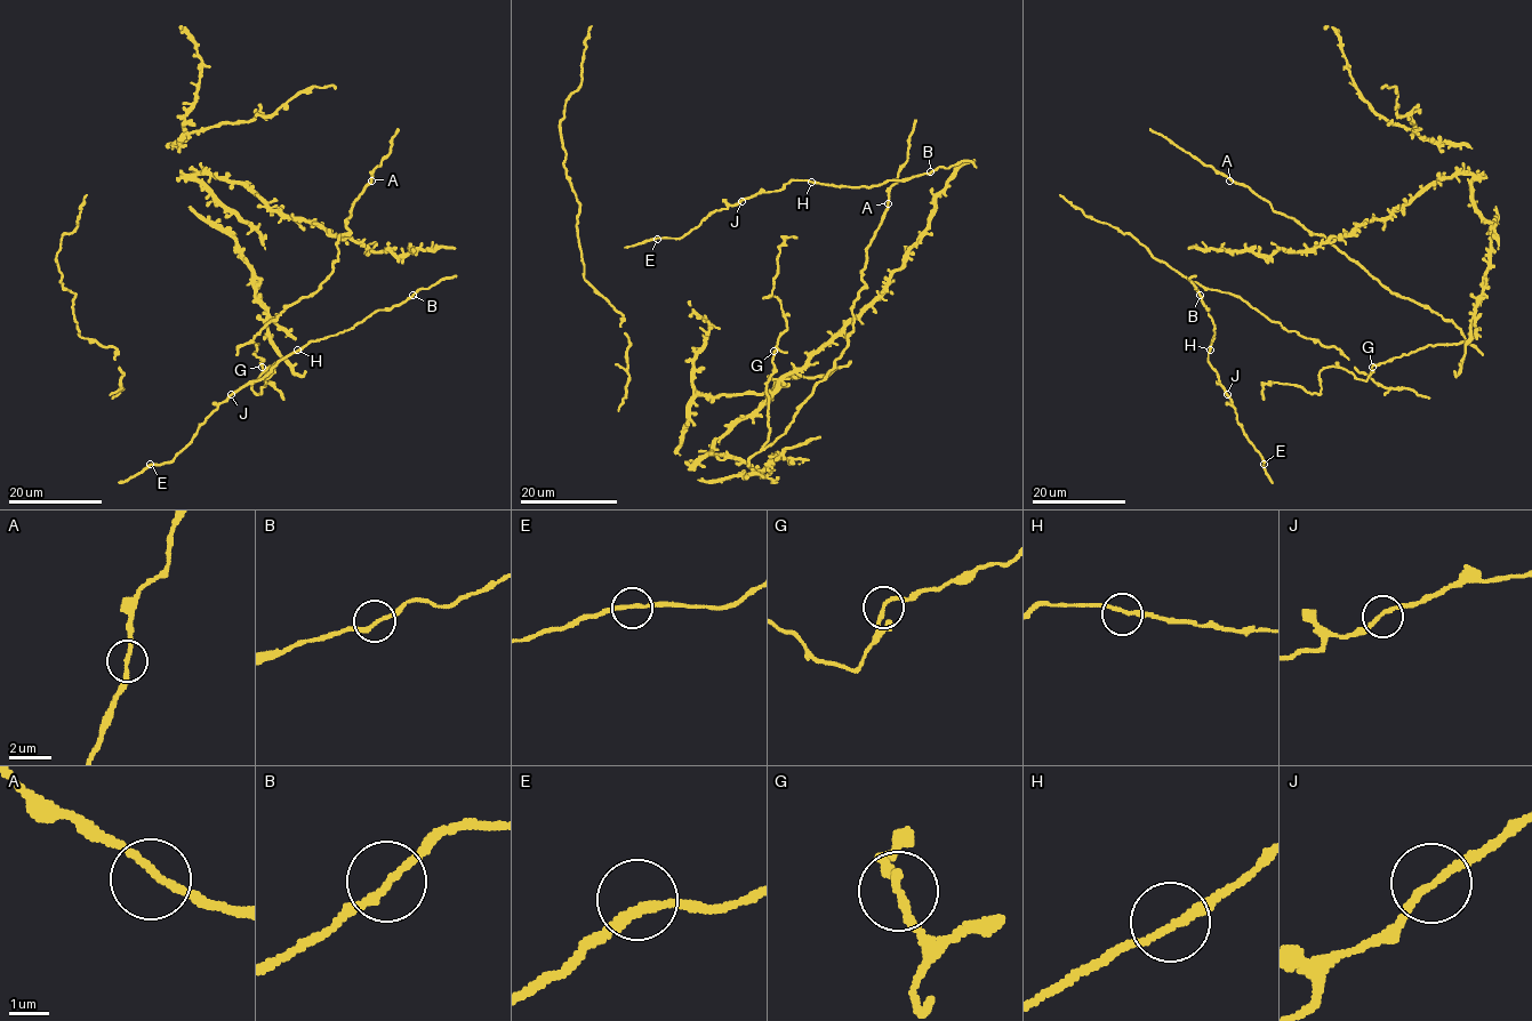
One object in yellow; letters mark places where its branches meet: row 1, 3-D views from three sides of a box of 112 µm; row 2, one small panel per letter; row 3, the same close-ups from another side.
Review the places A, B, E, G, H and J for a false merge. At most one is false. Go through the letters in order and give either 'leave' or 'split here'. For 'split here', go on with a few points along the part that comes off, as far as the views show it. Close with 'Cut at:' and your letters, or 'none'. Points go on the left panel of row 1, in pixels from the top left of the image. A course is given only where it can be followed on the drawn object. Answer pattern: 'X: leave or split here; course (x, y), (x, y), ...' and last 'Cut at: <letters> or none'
A: leave
B: leave
E: leave
G: leave
H: leave
J: leave
Cut at: none

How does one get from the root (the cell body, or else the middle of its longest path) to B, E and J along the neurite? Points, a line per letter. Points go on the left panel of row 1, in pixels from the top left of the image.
B: (386, 310), (412, 295)
E: (386, 310), (375, 310), (352, 328), (310, 340), (287, 354), (259, 379), (224, 400), (170, 461), (150, 464)
J: (386, 310), (375, 310), (352, 328), (310, 340), (283, 358), (259, 379), (231, 394)

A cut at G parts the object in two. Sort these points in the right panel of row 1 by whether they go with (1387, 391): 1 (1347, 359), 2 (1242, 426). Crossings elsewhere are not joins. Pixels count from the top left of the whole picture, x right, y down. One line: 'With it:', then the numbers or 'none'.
With it: 1, 2

